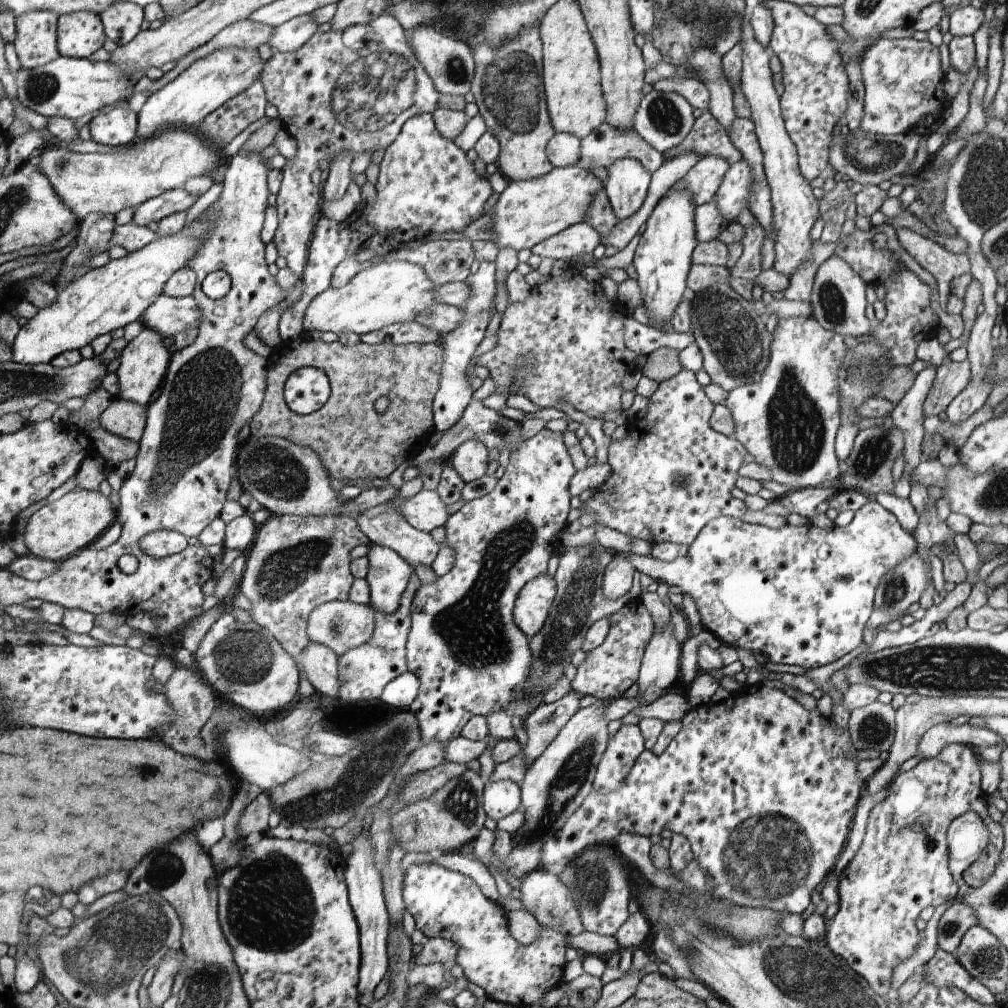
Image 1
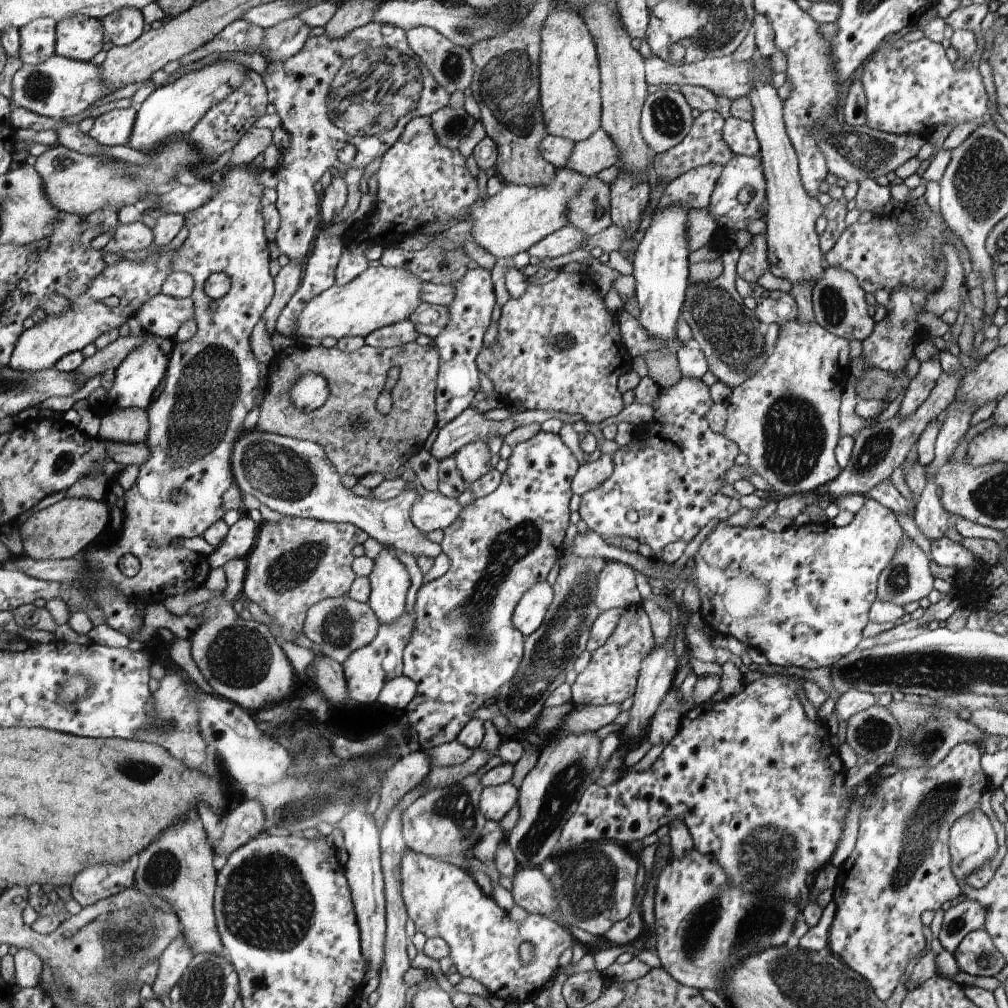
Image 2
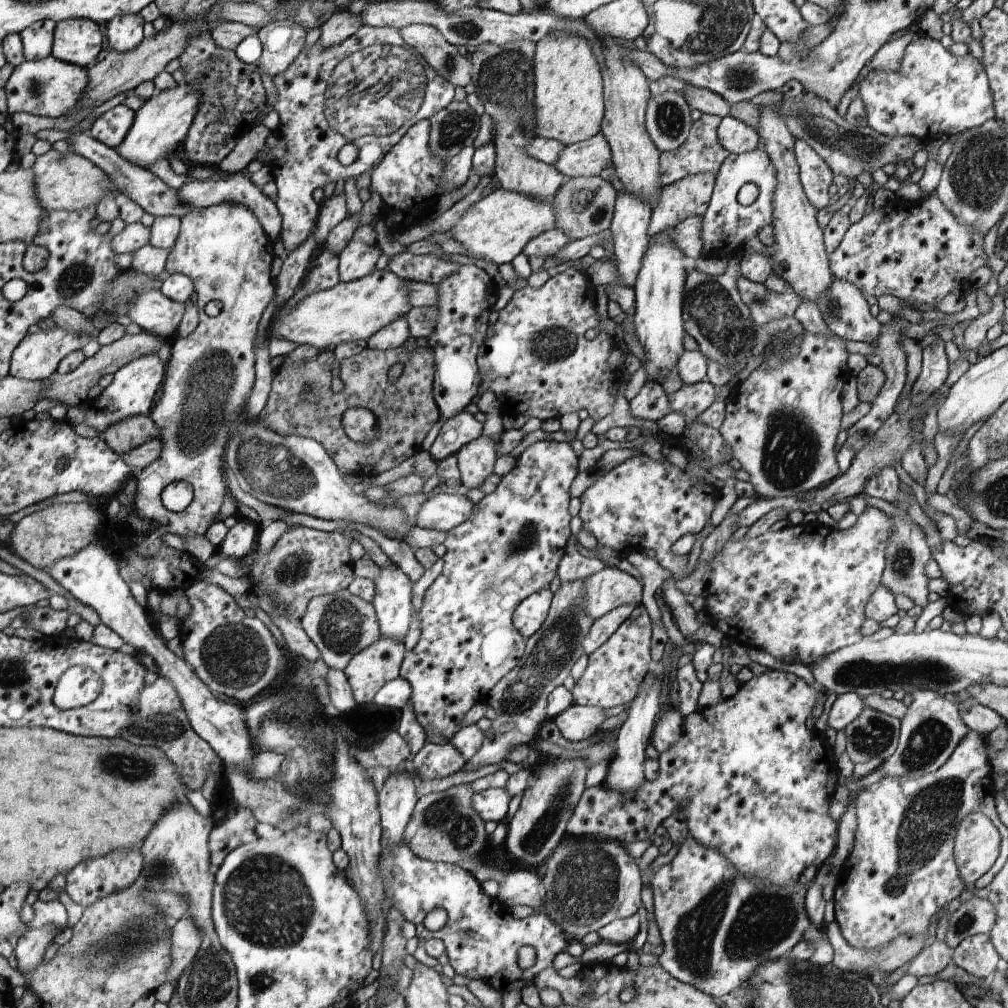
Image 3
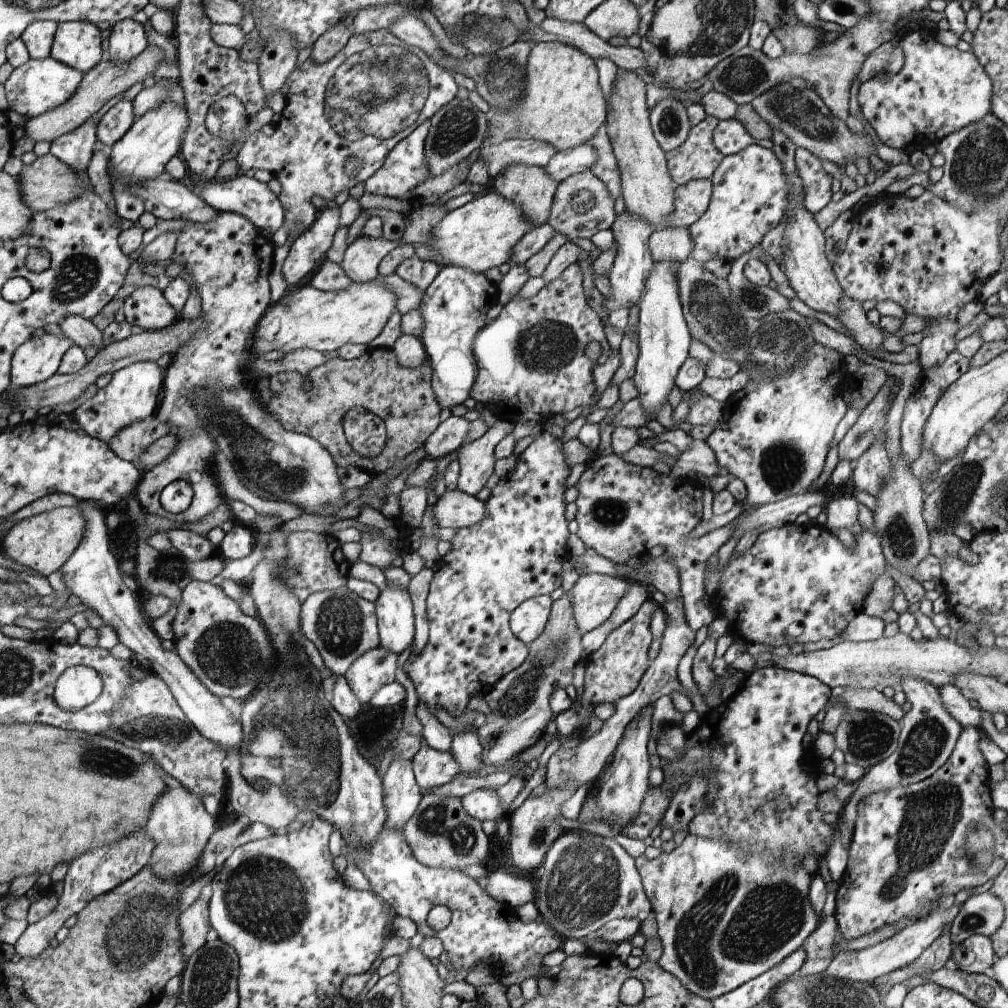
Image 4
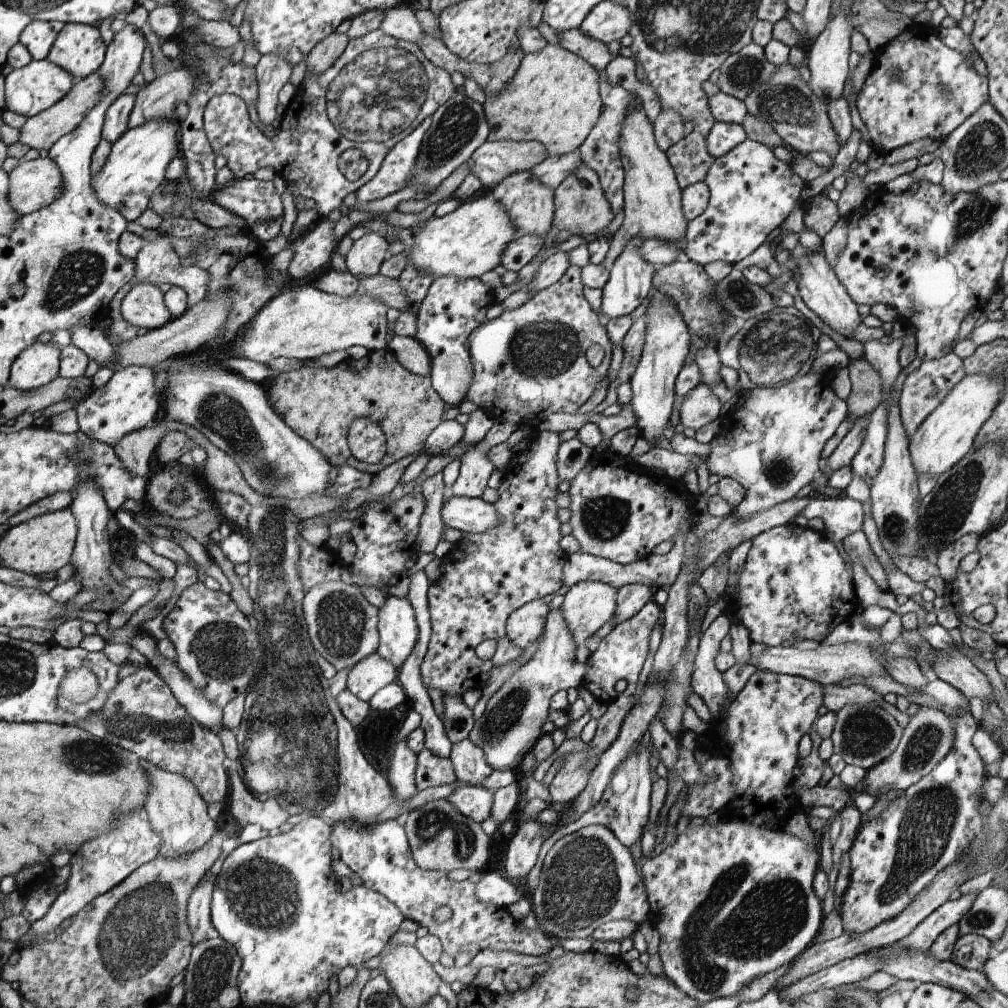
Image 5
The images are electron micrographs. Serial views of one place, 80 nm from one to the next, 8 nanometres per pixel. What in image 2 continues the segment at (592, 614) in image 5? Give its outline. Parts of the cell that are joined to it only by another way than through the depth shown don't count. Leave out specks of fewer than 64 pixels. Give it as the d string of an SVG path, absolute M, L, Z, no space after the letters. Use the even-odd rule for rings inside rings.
M608 561L598 576L596 606L601 612L641 603L634 569L620 561Z

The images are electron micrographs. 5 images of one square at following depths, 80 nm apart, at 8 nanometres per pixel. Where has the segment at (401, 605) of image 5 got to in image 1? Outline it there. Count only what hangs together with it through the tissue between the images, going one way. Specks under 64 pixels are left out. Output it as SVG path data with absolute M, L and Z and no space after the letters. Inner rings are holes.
M372 545L367 554L371 602L370 606L382 614L394 614L399 609L413 568L393 548Z

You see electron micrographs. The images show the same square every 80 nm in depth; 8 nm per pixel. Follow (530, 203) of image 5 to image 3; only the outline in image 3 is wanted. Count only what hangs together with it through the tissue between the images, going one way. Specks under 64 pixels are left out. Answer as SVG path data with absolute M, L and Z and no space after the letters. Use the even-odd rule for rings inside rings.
M516 39L509 43L482 43L468 55L472 63L471 82L482 103L485 113L494 121L493 143L497 154L492 174L498 178L503 189L550 201L566 181L566 176L556 166L542 162L529 155L525 144L537 136L537 112L534 106L535 54L537 43L534 39Z

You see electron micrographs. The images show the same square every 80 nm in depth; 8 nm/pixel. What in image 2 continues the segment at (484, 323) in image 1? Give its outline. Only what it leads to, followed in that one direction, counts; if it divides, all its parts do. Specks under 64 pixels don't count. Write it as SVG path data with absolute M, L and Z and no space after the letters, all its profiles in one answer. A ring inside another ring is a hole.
M477 267L470 269L460 281L453 283L455 286L455 297L449 308L449 323L446 328L432 339L432 343L439 347L439 374L438 388L438 410L439 420L436 428L444 428L464 410L473 406L472 400L476 393L481 390L478 379L479 368L475 360L477 354L483 349L484 332L492 320L492 310L496 299L494 296L494 285L492 284L491 270Z

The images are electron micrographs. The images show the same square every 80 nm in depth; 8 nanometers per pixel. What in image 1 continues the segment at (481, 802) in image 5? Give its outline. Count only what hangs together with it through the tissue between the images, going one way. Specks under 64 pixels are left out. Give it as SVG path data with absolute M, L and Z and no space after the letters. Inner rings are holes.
M511 780L489 782L484 789L482 802L487 815L499 821L521 808L521 788Z

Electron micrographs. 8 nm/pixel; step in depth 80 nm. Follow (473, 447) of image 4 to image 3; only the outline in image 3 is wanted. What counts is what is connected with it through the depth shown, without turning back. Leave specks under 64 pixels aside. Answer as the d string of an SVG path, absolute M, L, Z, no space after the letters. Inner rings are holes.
M480 435L476 440L470 441L458 450L457 465L461 474L461 483L463 491L473 488L479 488L484 480L493 473L494 463L496 462L498 452L494 449L494 440L484 435Z

